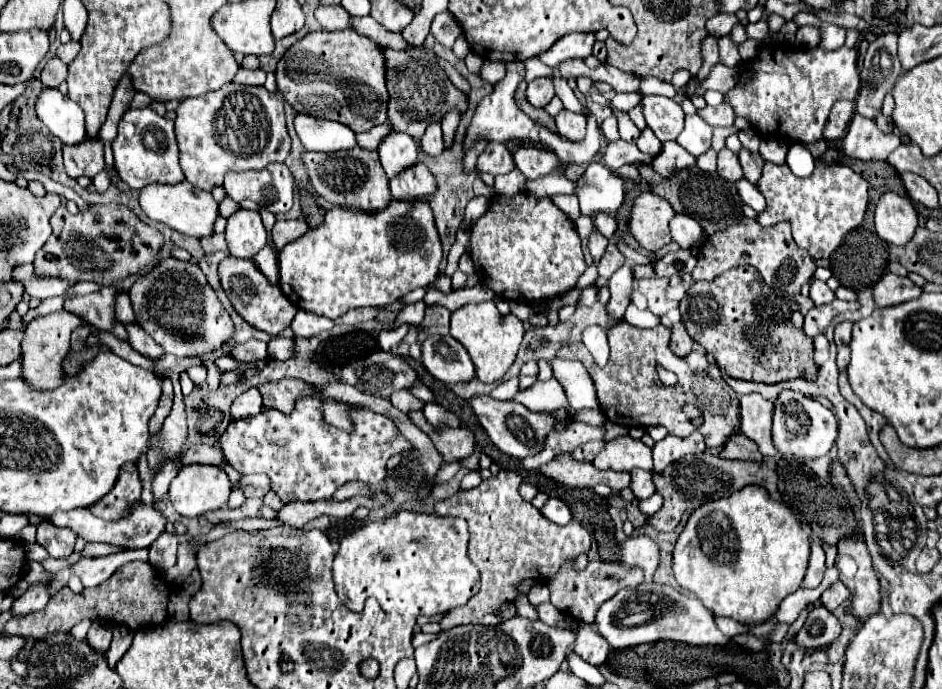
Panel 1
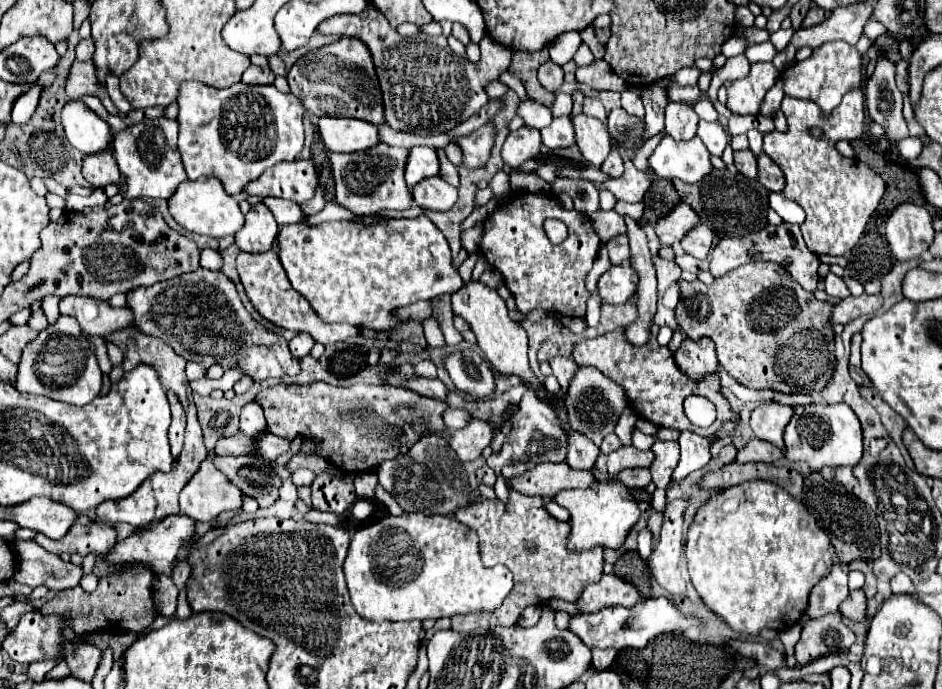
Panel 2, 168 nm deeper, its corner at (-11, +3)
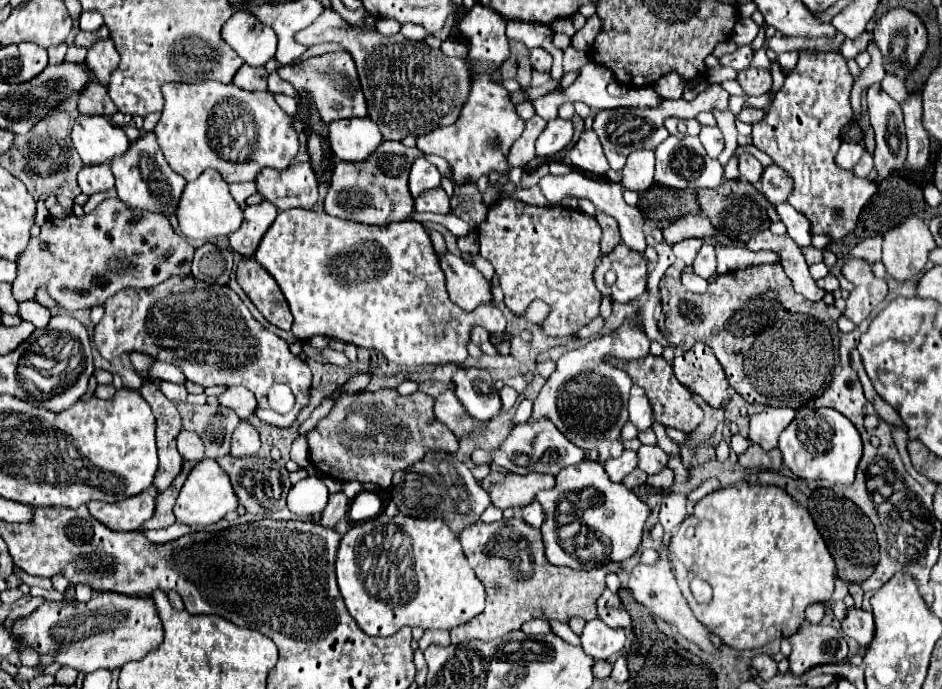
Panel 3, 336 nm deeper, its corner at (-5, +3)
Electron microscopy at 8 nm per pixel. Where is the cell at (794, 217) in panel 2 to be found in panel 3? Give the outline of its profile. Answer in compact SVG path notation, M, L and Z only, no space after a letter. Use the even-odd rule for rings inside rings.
M782 202L782 204L776 204L774 206L780 220L786 224L788 228L788 234L792 236L792 240L798 244L798 246L810 246L810 234L808 234L808 218L804 218L804 214L796 212L788 202Z

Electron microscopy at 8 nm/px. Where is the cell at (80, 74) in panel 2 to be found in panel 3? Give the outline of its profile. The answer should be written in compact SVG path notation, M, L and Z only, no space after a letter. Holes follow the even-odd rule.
M90 80L78 96L80 114L116 114L116 106L110 102L108 90L100 86L96 80Z

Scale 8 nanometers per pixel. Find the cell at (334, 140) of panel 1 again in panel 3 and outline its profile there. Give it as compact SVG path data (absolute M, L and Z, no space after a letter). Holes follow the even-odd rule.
M344 118L328 124L328 142L340 160L358 162L380 146L382 134L370 118Z

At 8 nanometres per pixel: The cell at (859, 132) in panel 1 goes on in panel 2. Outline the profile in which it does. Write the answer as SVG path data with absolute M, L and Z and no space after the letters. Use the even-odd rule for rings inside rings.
M914 136L904 138L904 140L898 144L898 150L900 150L900 154L902 154L904 160L914 160L914 158L918 158L918 154L922 152L922 148L924 148L922 140L920 140L920 138L914 138Z

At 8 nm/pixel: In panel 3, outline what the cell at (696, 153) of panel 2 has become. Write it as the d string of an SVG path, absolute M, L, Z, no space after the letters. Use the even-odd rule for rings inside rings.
M668 136L658 148L656 148L656 182L662 186L670 186L670 188L692 188L692 190L700 190L700 188L718 188L722 184L724 172L718 160L708 158L708 154L704 152L700 140L694 138L674 138Z

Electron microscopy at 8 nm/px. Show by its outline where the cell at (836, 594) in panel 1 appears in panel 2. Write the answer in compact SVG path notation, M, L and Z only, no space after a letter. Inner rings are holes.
M854 590L850 592L850 596L842 602L840 606L840 614L852 622L866 622L868 614L866 614L866 596L862 590Z

